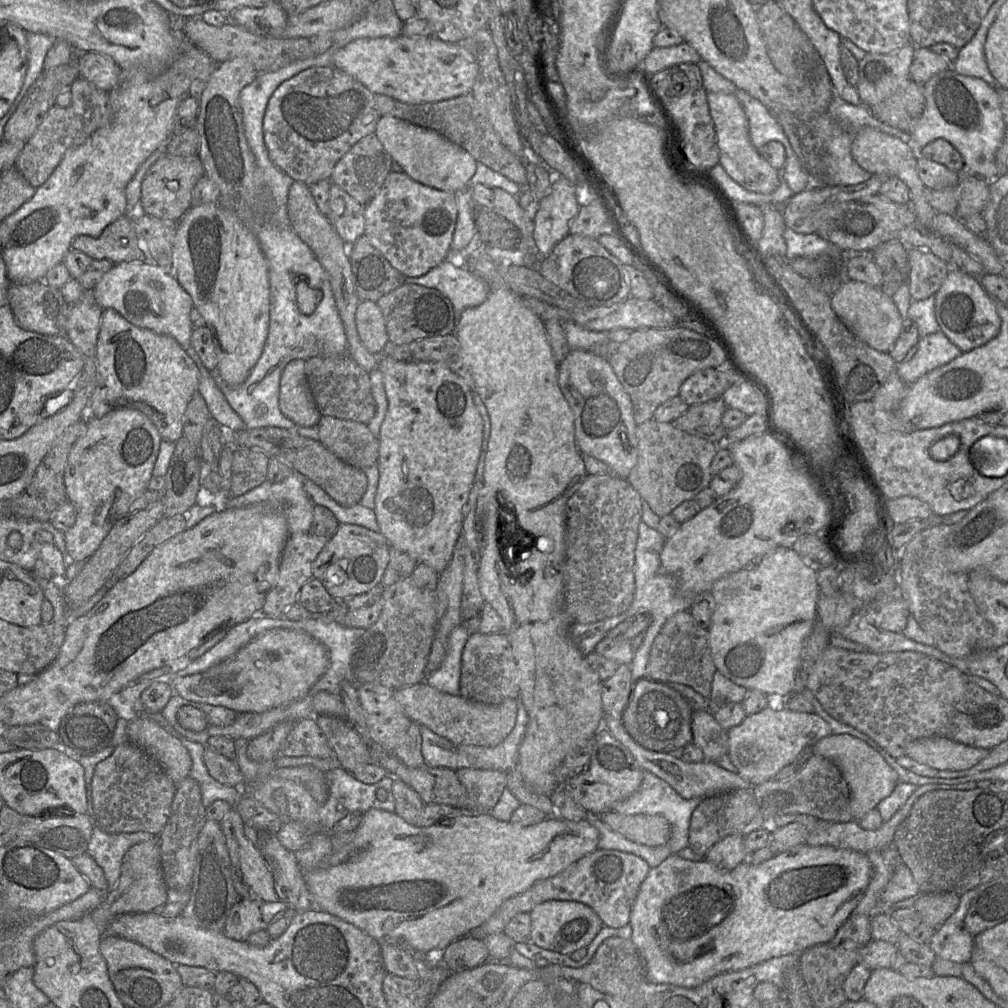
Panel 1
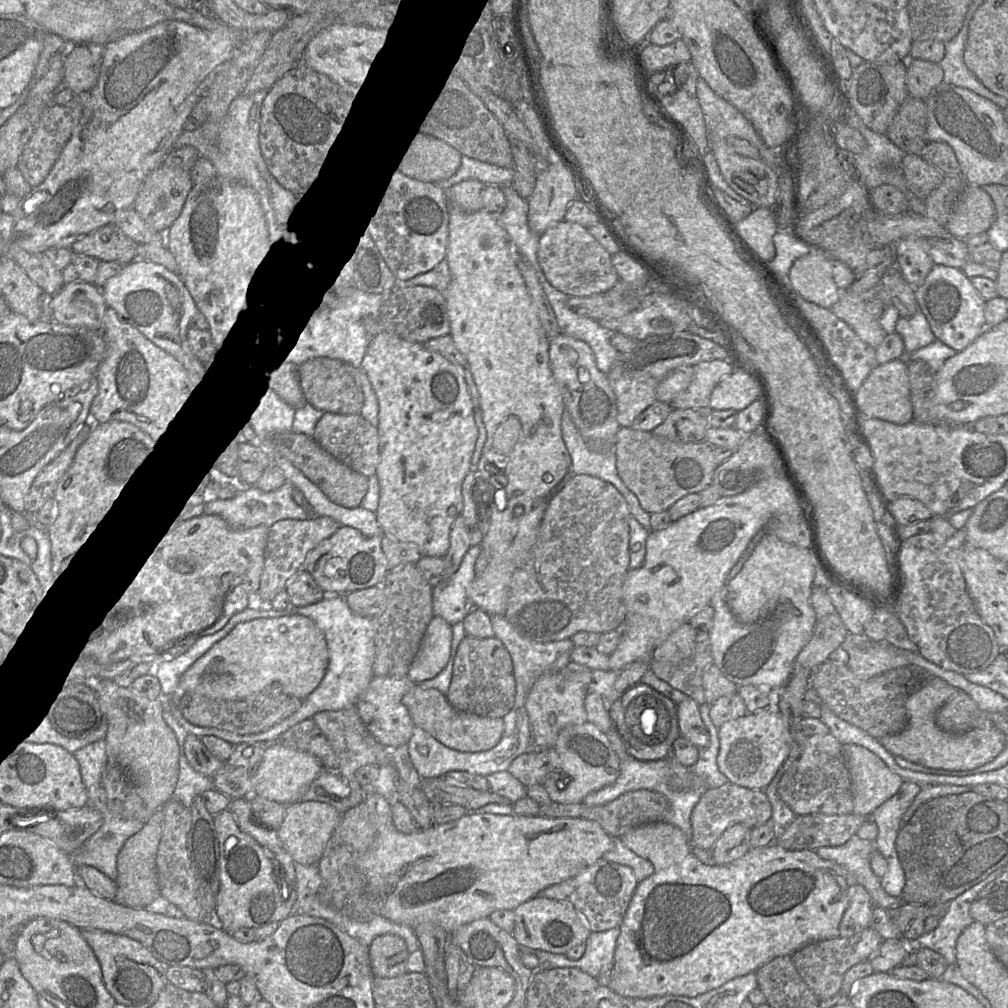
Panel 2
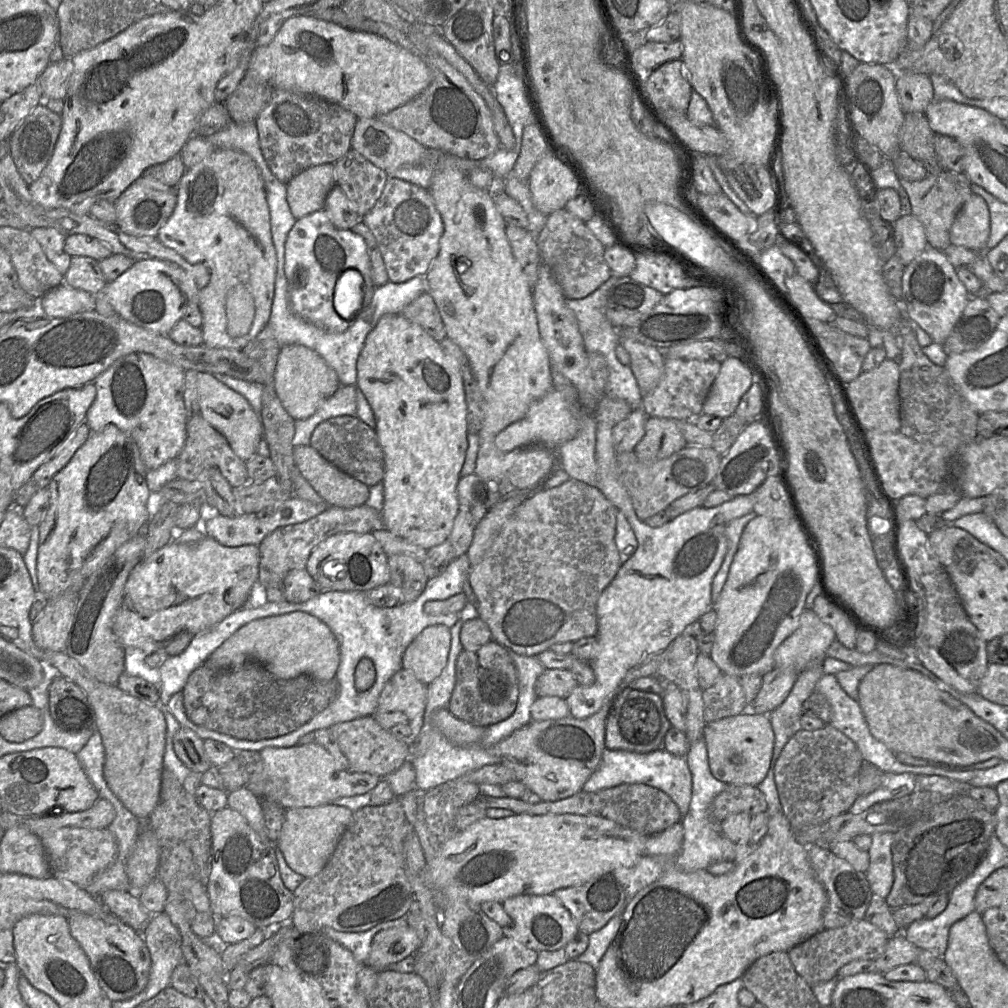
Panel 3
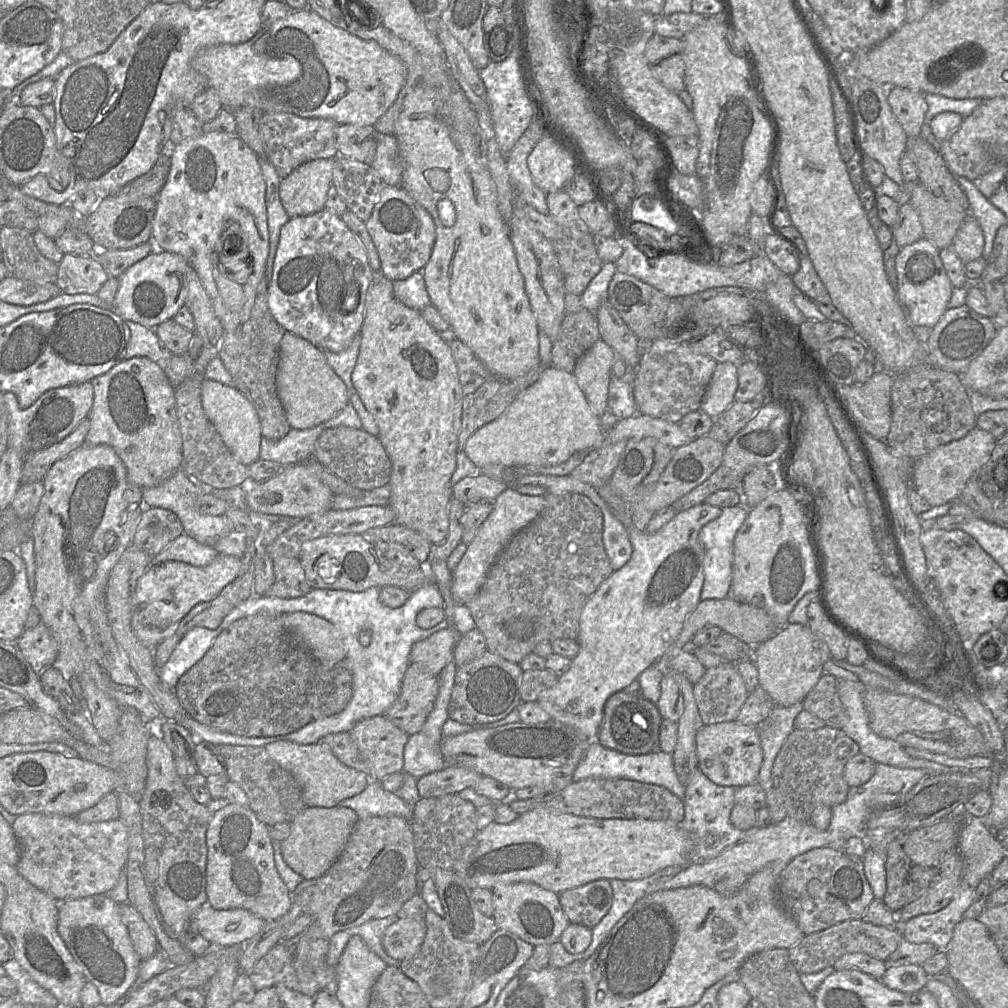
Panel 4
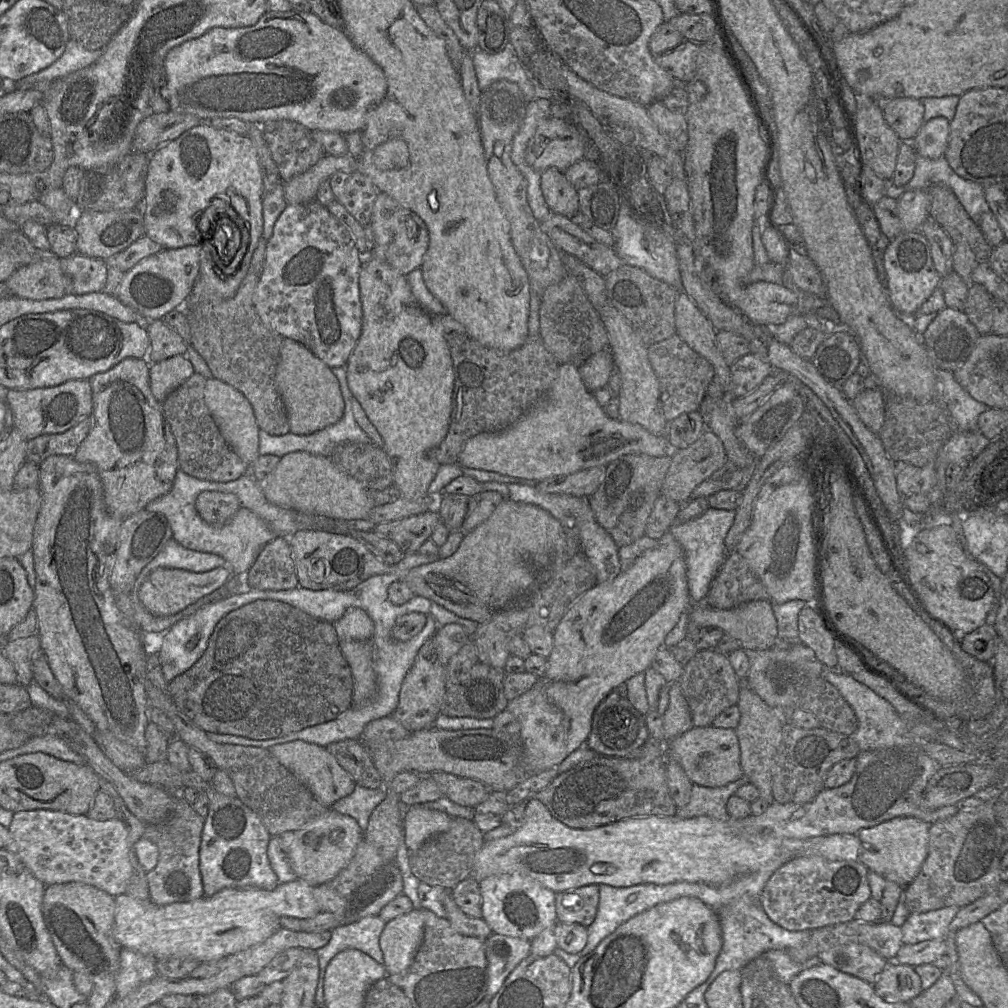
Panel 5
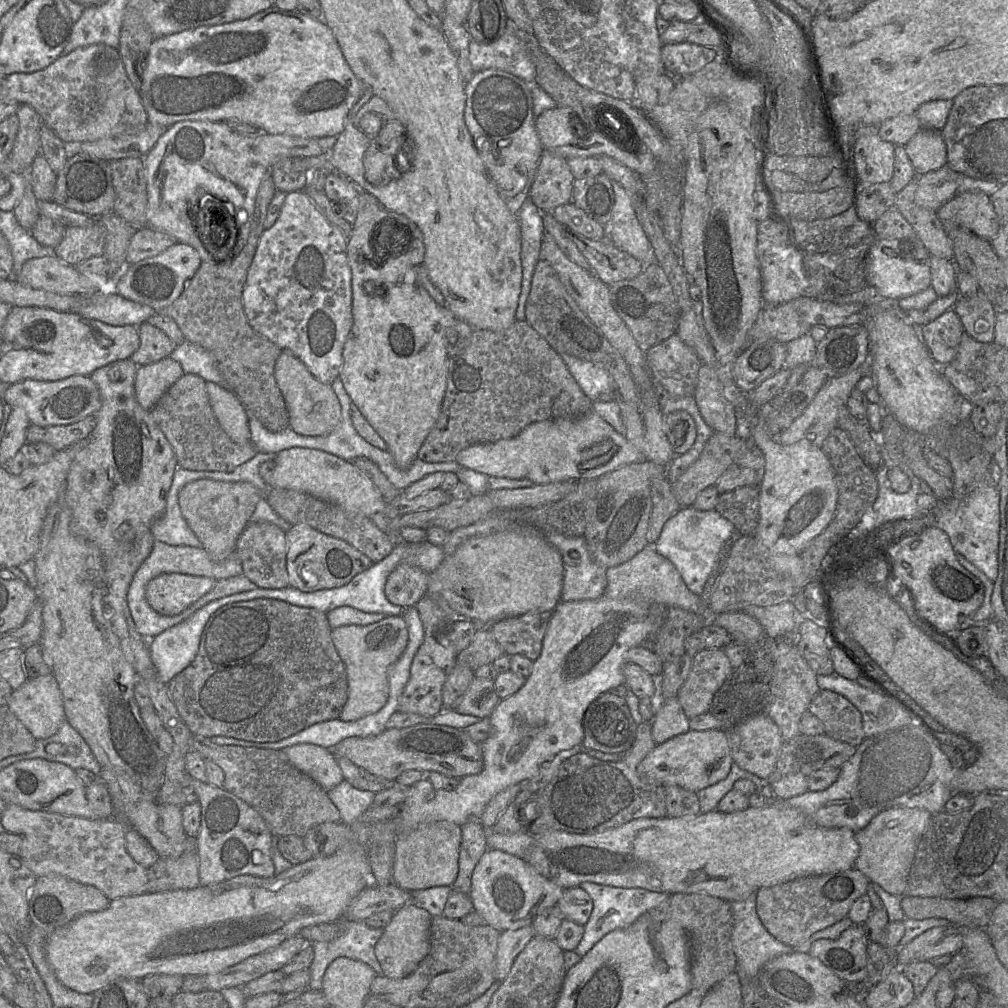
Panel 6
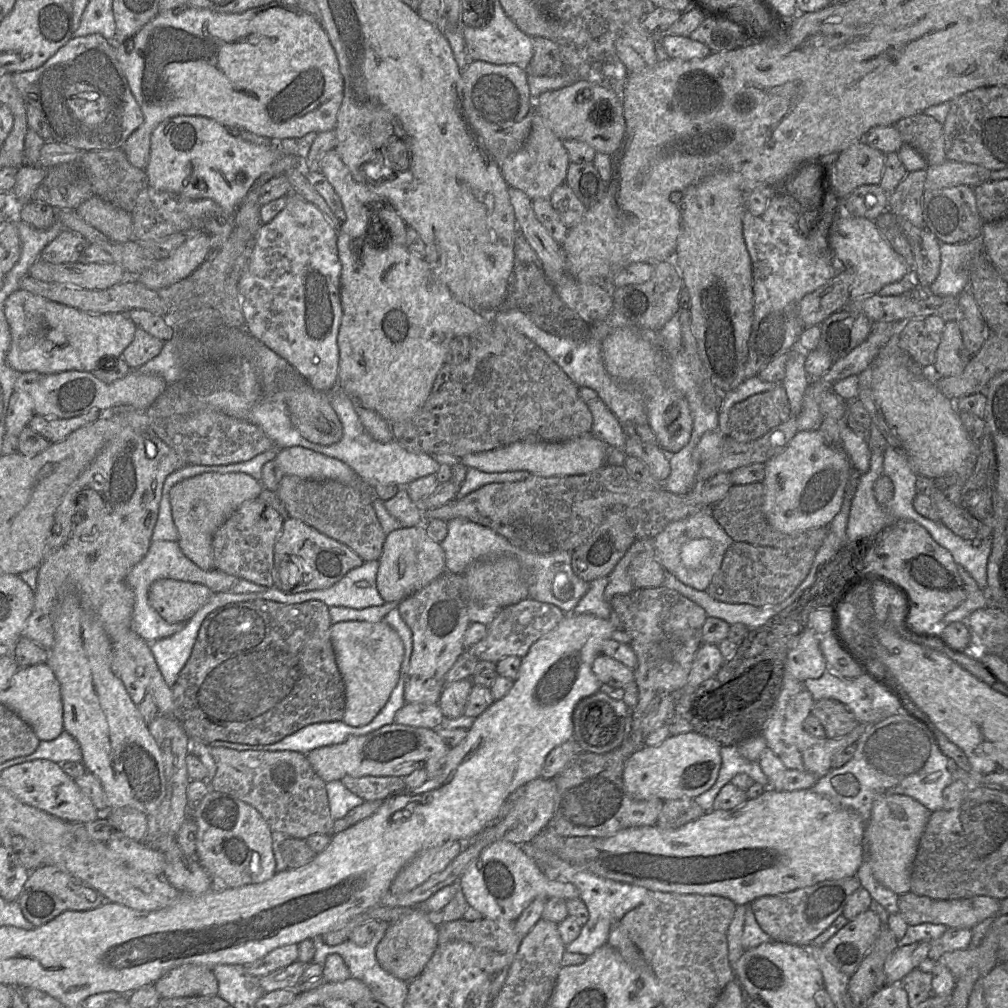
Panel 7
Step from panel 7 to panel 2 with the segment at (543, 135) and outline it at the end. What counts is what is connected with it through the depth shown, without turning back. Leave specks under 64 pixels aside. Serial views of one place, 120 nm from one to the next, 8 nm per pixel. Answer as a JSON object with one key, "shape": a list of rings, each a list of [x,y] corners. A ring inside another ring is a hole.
{"shape":[[[565,219],[547,229],[539,238],[539,263],[545,279],[567,296],[587,297],[606,292],[620,280],[611,263],[611,254],[589,233],[588,229]]]}

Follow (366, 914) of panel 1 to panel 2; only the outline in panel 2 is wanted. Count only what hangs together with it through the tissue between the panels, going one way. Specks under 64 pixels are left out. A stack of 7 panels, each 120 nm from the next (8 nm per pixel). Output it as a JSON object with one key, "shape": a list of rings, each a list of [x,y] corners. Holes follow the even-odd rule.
{"shape":[[[369,794],[365,799],[365,804],[374,814],[377,824],[377,835],[369,849],[359,858],[358,869],[371,887],[371,894],[380,900],[380,915],[393,922],[409,925],[413,929],[415,926],[422,923],[433,923],[443,927],[451,934],[465,924],[481,918],[487,918],[496,910],[514,910],[520,904],[536,897],[545,888],[572,878],[595,863],[612,848],[614,842],[614,839],[607,834],[597,822],[584,818],[548,818],[541,815],[516,816],[514,814],[497,815],[490,813],[479,814],[472,811],[469,811],[456,821],[445,824],[434,824],[427,830],[421,830],[413,834],[404,834],[395,828],[392,821],[391,804],[386,798],[379,794]]]}

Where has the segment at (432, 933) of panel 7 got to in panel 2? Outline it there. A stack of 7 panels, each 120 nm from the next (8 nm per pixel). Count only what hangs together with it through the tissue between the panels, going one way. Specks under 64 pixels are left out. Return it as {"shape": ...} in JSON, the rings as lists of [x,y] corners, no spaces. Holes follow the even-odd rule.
{"shape":[[[395,934],[377,936],[369,946],[369,959],[374,976],[397,977],[408,973],[410,954],[402,937]]]}

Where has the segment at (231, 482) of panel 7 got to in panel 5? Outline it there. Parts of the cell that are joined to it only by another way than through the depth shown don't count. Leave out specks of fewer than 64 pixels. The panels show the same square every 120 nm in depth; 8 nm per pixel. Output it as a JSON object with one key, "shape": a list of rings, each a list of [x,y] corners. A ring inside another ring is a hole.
{"shape":[[[203,491],[196,498],[195,508],[206,523],[220,527],[236,514],[241,505],[234,494]]]}

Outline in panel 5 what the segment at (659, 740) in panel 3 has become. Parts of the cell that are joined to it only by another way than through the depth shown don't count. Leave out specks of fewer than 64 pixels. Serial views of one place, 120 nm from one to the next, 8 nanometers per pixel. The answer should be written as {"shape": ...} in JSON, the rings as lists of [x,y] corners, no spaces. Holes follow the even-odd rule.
{"shape":[[[610,692],[598,705],[597,730],[603,743],[622,751],[622,757],[643,747],[650,737],[645,716],[637,711],[627,697]]]}

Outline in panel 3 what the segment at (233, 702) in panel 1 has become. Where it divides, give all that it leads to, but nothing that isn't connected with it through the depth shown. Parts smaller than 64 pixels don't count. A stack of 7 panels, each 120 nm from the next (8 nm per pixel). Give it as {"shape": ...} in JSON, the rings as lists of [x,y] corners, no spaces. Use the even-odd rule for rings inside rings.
{"shape":[[[300,611],[253,620],[225,640],[205,661],[210,669],[221,672],[256,662],[273,675],[291,679],[309,675],[318,680],[335,678],[340,663],[339,643],[330,628],[319,618]]]}

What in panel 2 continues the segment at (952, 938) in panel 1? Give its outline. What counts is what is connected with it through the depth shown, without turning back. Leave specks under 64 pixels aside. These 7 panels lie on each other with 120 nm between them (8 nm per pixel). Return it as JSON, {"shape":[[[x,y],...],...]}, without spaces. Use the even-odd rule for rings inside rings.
{"shape":[[[1001,868],[994,871],[952,899],[947,904],[947,910],[941,917],[937,927],[931,932],[921,935],[914,942],[908,942],[911,948],[929,948],[942,955],[948,965],[956,964],[957,939],[962,931],[974,921],[970,915],[971,903],[983,887],[997,878],[1006,869],[1007,868]]]}

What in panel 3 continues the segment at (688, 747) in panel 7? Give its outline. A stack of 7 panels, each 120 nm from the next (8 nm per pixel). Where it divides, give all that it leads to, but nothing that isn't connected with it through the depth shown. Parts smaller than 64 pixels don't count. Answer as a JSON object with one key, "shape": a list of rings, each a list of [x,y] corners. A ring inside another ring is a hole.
{"shape":[[[741,713],[706,723],[702,738],[707,749],[711,774],[718,781],[728,785],[758,786],[767,776],[775,737],[766,715]]]}

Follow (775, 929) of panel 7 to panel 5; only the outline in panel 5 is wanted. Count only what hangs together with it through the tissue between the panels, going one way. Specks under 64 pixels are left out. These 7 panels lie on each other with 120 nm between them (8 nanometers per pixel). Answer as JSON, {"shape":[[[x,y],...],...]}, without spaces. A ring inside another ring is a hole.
{"shape":[[[822,856],[795,858],[776,870],[761,893],[761,903],[772,922],[788,931],[815,930],[855,919],[862,904],[871,898],[869,870],[859,861],[830,861]]]}

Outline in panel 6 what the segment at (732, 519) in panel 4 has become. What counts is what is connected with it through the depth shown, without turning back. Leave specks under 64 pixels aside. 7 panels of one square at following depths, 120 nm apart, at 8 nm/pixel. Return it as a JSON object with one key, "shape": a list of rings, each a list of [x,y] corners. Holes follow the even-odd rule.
{"shape":[[[692,506],[681,507],[664,524],[654,546],[659,554],[674,564],[686,586],[693,593],[701,595],[721,549],[736,532],[735,526],[715,509],[700,511]]]}

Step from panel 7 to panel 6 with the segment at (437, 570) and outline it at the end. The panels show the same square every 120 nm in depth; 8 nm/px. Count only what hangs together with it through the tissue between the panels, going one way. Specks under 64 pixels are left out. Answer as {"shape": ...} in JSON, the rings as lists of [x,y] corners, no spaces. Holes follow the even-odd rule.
{"shape":[[[400,562],[388,576],[384,593],[393,605],[414,607],[427,595],[428,573],[417,566]]]}

